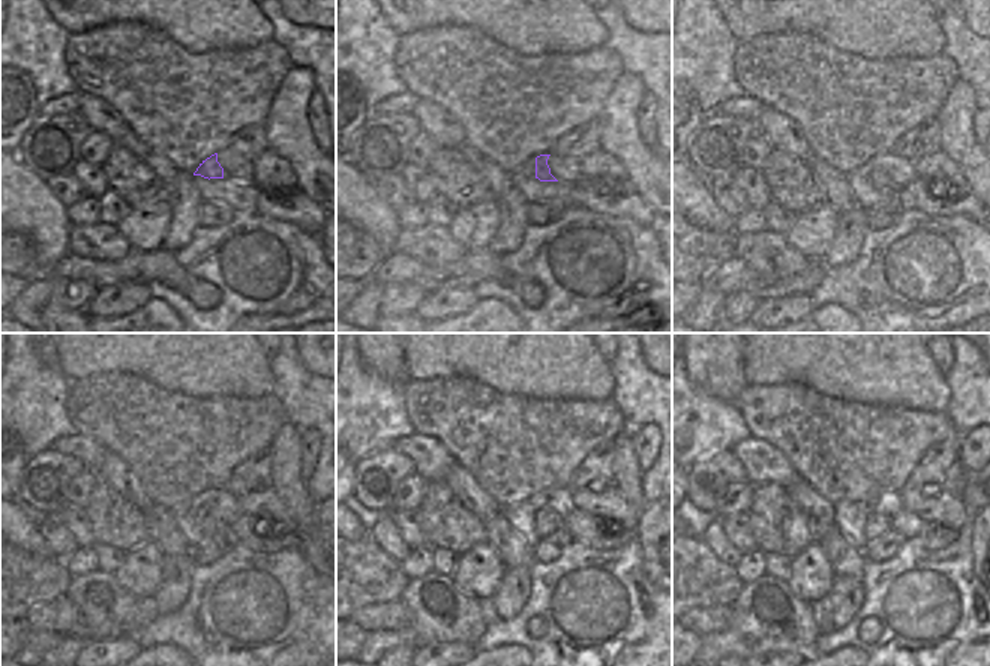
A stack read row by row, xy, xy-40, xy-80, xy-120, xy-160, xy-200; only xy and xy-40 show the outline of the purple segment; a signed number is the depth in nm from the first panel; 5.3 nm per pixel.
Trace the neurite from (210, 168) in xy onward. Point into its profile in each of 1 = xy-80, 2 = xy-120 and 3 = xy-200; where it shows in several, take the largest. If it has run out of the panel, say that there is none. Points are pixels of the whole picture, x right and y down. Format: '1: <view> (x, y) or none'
1: xy-80 (881, 180)
2: xy-120 (207, 519)
3: xy-200 (876, 525)

